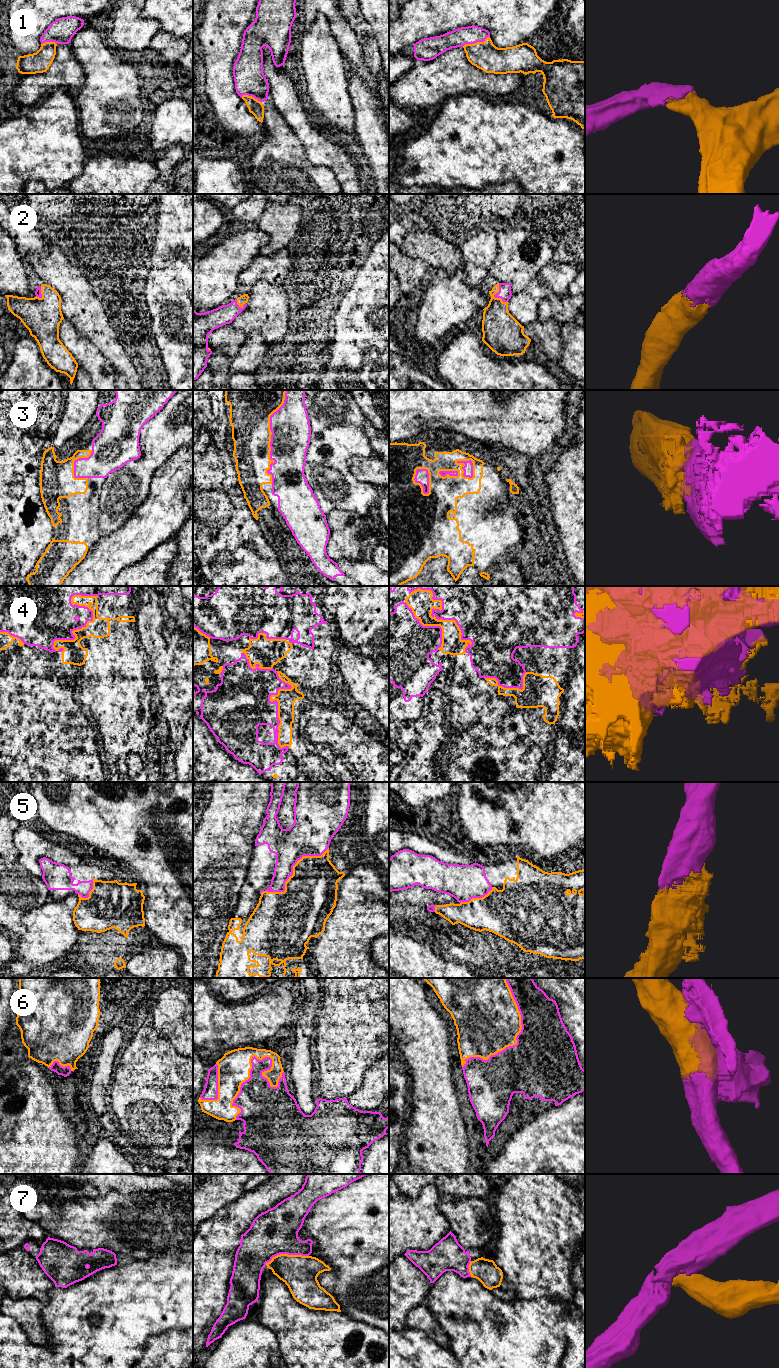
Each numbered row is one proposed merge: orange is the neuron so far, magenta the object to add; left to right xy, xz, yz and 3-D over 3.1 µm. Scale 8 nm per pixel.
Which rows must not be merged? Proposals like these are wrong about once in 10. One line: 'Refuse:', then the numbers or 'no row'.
Refuse: 4, 7

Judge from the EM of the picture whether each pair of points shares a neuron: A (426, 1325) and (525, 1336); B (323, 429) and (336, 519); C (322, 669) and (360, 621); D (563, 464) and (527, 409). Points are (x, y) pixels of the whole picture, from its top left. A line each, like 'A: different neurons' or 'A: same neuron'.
A: different neurons
B: different neurons
C: different neurons
D: different neurons

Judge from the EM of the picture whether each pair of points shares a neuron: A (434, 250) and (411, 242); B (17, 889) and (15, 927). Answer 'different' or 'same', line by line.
A: same
B: same

